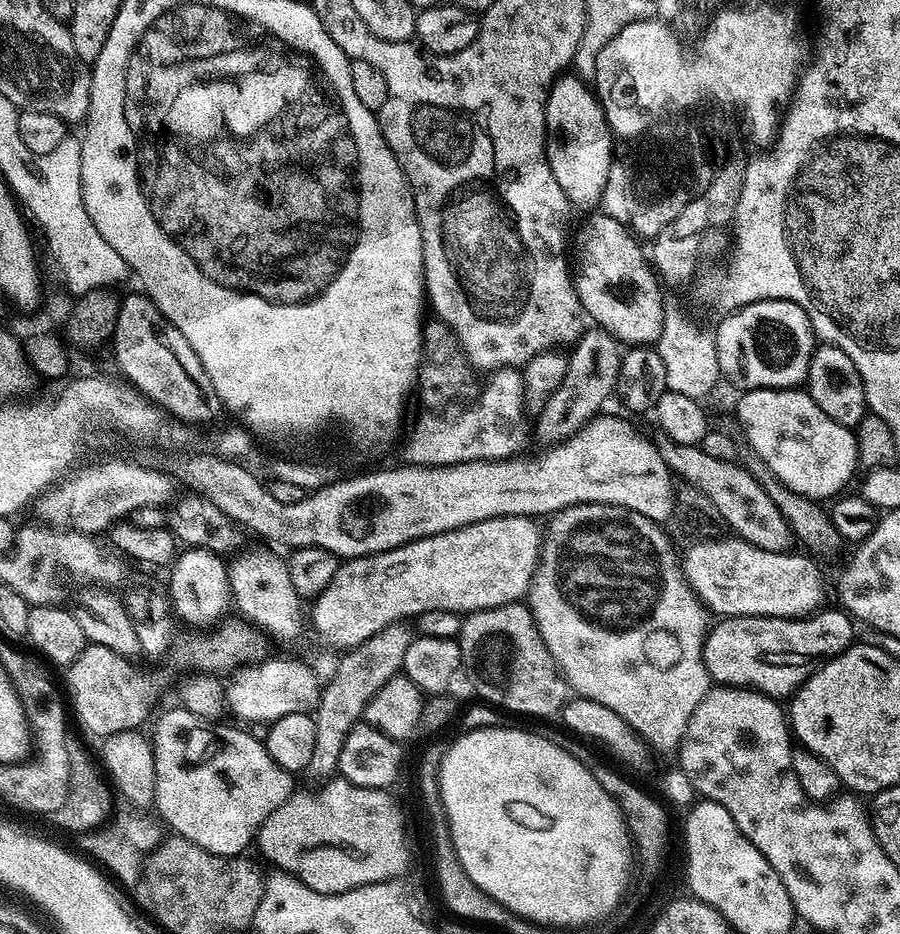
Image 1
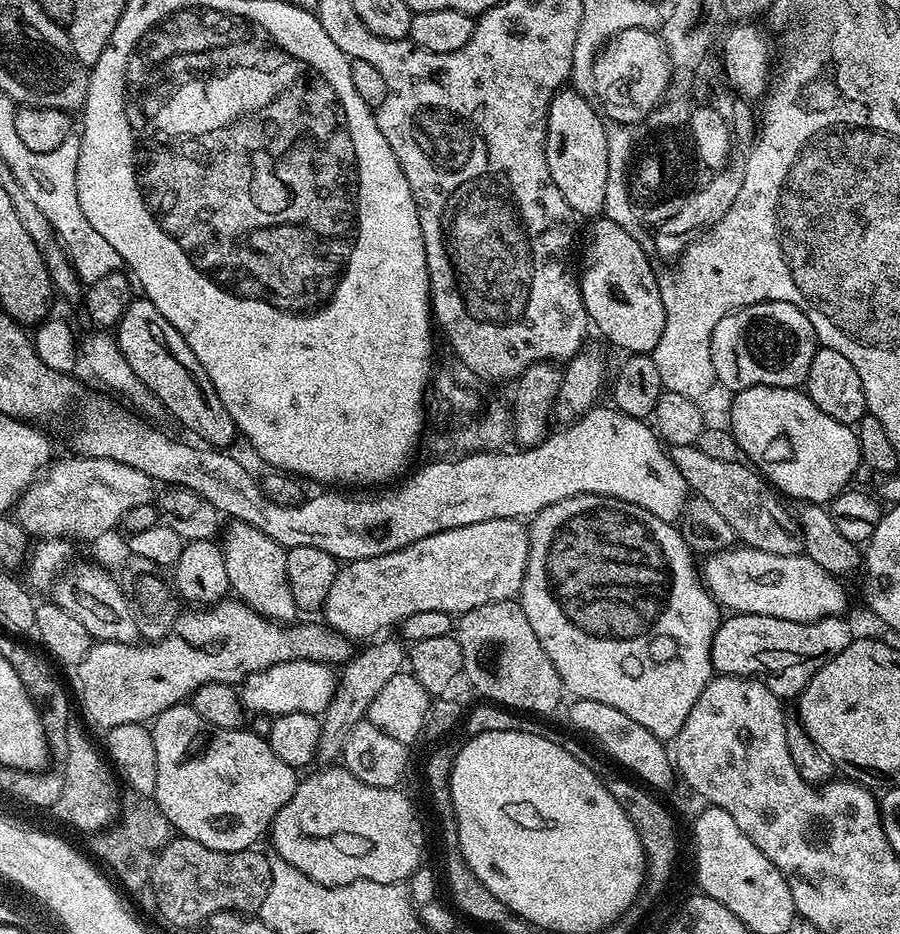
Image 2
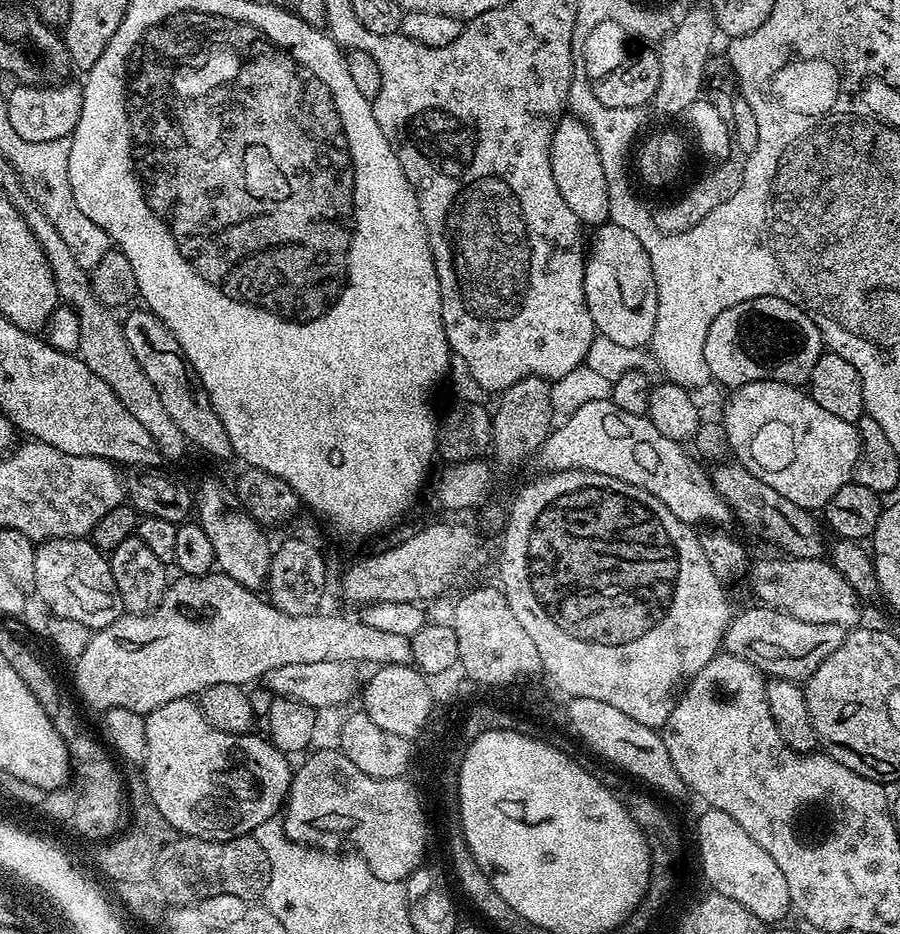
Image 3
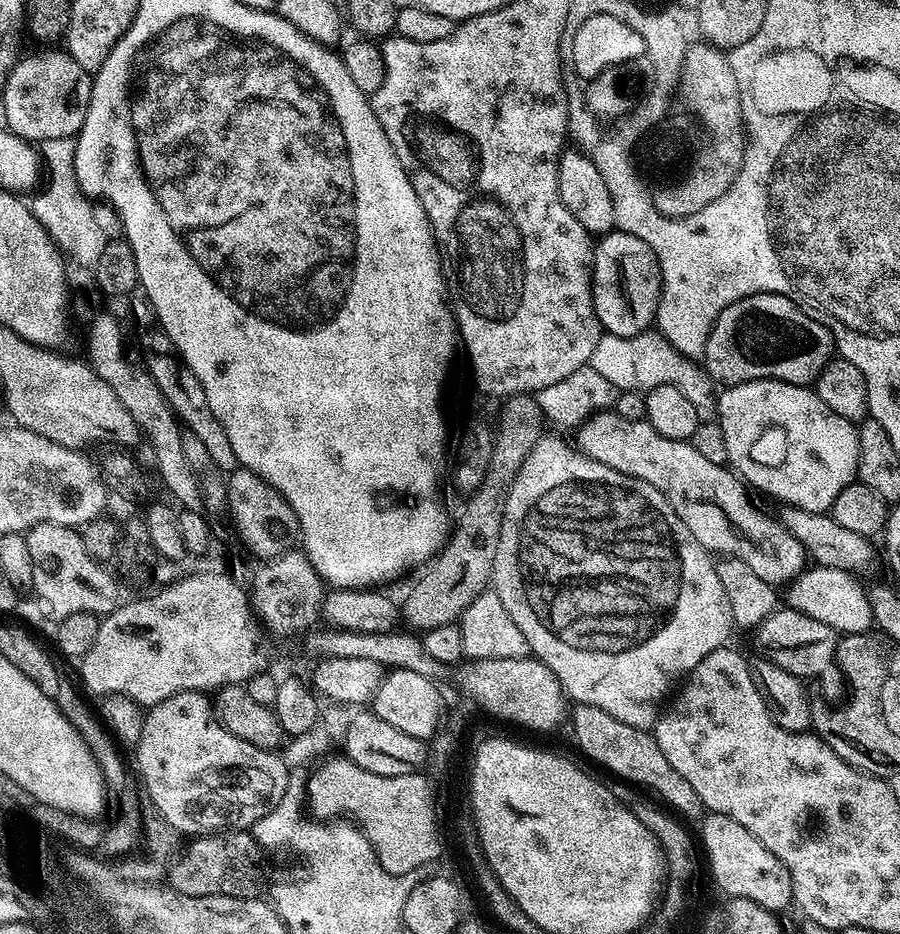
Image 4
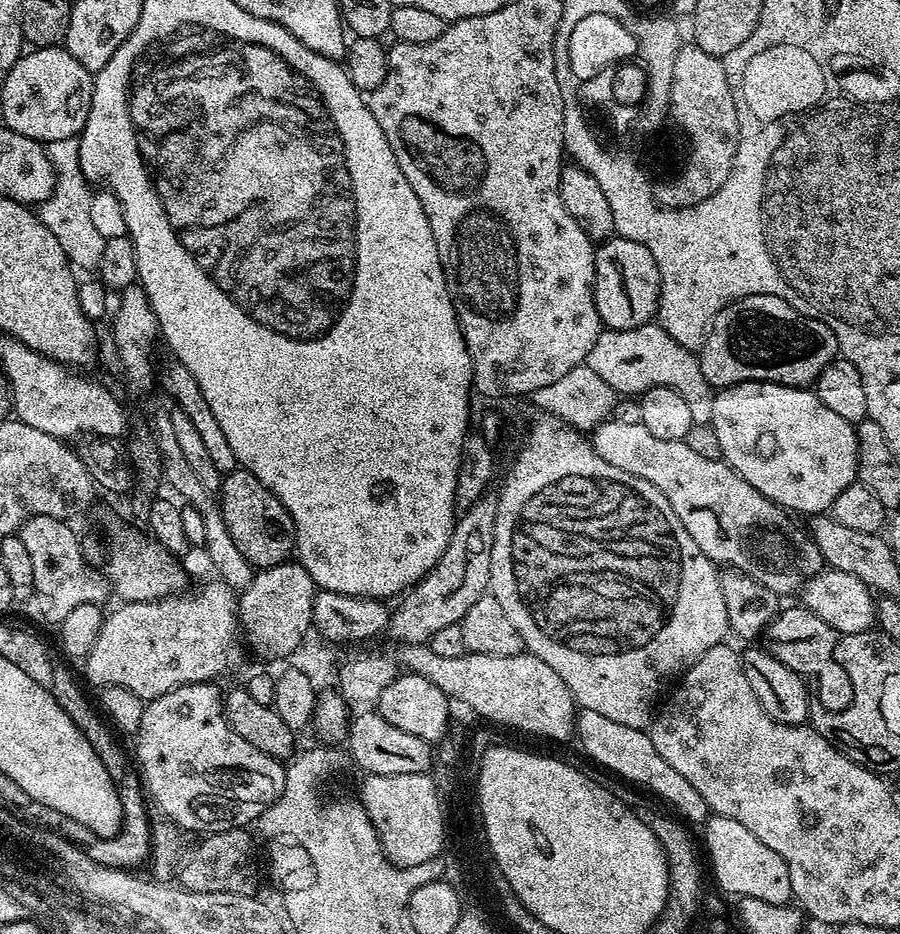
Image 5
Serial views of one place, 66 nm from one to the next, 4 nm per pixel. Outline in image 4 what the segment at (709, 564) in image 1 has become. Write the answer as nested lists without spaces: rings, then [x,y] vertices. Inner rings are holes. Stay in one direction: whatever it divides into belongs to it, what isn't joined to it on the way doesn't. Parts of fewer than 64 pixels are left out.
[[[811,567],[787,585],[787,607],[795,608],[818,622],[826,622],[826,626],[833,628],[837,634],[869,631],[873,627],[870,602],[865,587],[855,580],[857,577],[851,572],[843,572],[837,568]]]

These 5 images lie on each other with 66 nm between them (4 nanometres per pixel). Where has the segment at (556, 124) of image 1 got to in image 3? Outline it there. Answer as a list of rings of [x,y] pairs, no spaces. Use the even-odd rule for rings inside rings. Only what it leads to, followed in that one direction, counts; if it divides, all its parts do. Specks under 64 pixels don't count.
[[[571,114],[565,115],[556,125],[550,142],[550,166],[554,170],[554,186],[558,186],[558,194],[562,194],[566,206],[574,210],[581,225],[609,223],[610,194],[606,190],[606,174],[602,171],[598,146],[594,146],[583,122]]]

